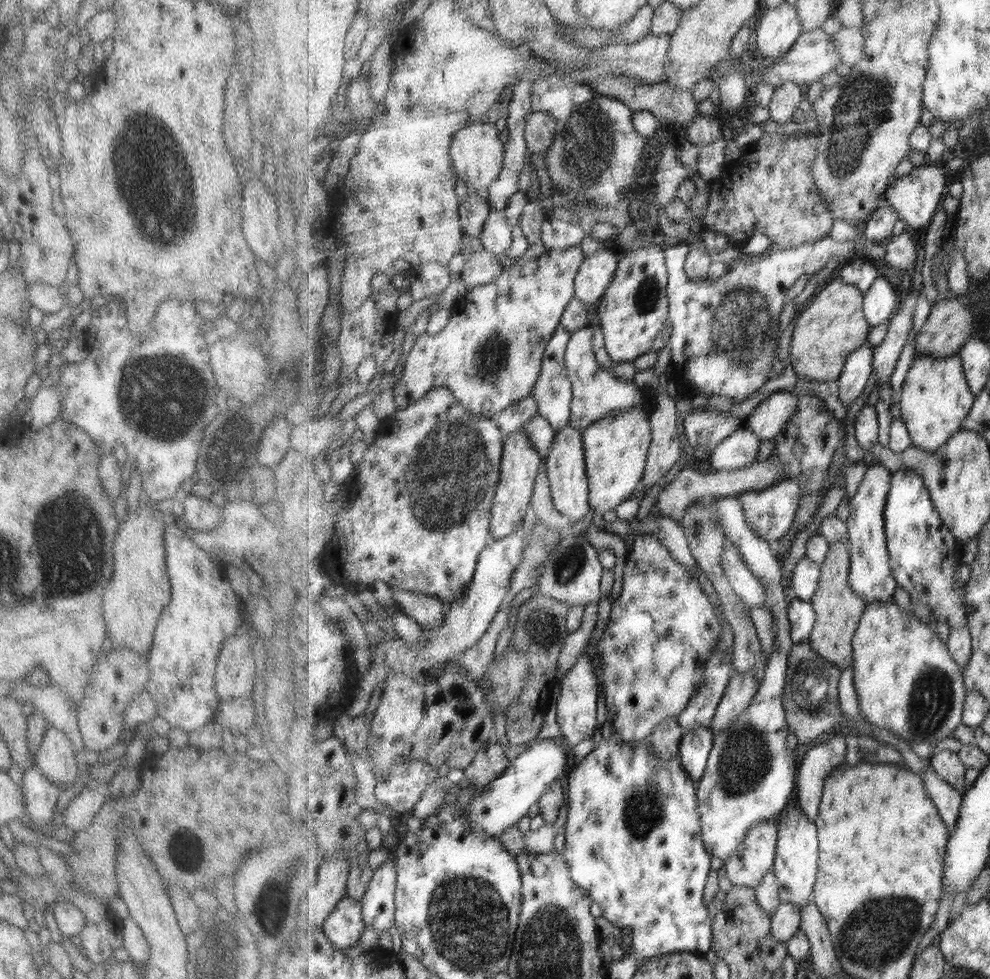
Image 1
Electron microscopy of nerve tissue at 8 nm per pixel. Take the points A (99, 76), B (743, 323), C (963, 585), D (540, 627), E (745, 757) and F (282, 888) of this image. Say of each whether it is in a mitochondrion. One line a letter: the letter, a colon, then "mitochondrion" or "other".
A: other
B: mitochondrion
C: other
D: mitochondrion
E: mitochondrion
F: mitochondrion

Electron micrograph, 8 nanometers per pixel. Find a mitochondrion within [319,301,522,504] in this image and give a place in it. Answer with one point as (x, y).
(491, 355)

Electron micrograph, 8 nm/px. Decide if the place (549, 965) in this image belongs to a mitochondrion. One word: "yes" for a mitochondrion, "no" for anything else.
yes

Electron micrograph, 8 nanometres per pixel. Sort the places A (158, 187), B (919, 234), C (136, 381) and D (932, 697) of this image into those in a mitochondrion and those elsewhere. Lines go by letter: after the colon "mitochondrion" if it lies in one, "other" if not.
A: mitochondrion
B: other
C: mitochondrion
D: mitochondrion

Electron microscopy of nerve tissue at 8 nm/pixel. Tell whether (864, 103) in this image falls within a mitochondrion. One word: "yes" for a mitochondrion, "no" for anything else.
yes

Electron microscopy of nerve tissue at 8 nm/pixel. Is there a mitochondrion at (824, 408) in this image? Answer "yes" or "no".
no

